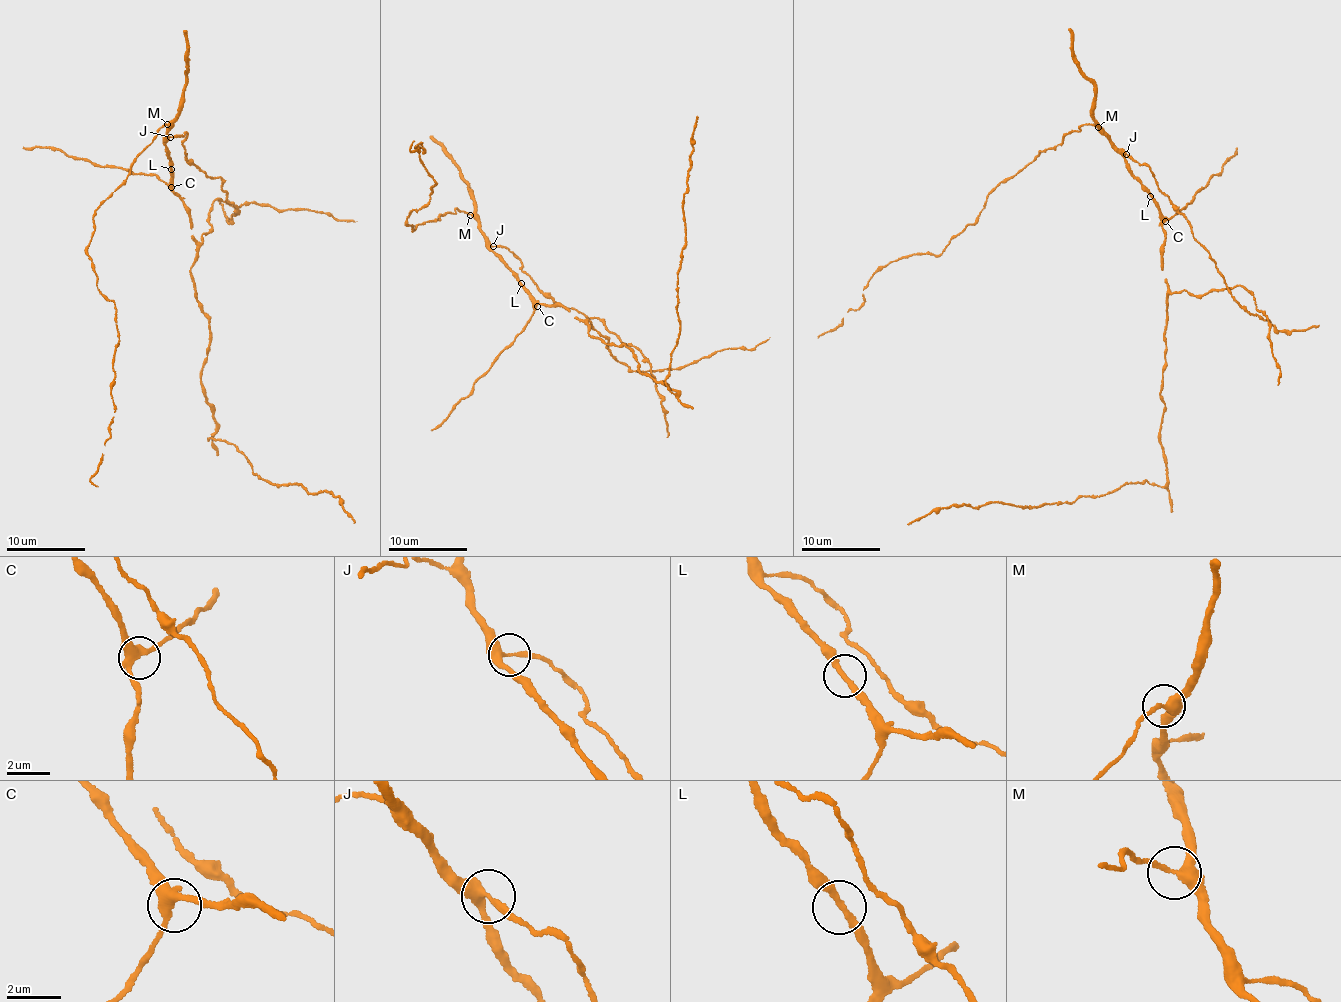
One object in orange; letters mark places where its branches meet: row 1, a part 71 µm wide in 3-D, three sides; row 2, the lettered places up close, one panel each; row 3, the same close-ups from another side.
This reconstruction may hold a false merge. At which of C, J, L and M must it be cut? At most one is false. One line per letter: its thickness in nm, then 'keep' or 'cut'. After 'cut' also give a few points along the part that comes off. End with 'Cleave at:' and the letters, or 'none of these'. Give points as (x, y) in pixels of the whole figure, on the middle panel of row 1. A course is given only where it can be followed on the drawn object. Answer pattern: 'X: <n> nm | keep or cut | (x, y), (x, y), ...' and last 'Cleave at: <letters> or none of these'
C: 360 nm | keep
J: 260 nm | keep
L: 260 nm | keep
M: 320 nm | keep
Cleave at: none of these

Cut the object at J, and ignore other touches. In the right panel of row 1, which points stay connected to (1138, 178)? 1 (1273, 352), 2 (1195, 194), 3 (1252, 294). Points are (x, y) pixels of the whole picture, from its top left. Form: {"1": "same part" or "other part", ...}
{"1": "same part", "2": "same part", "3": "same part"}

